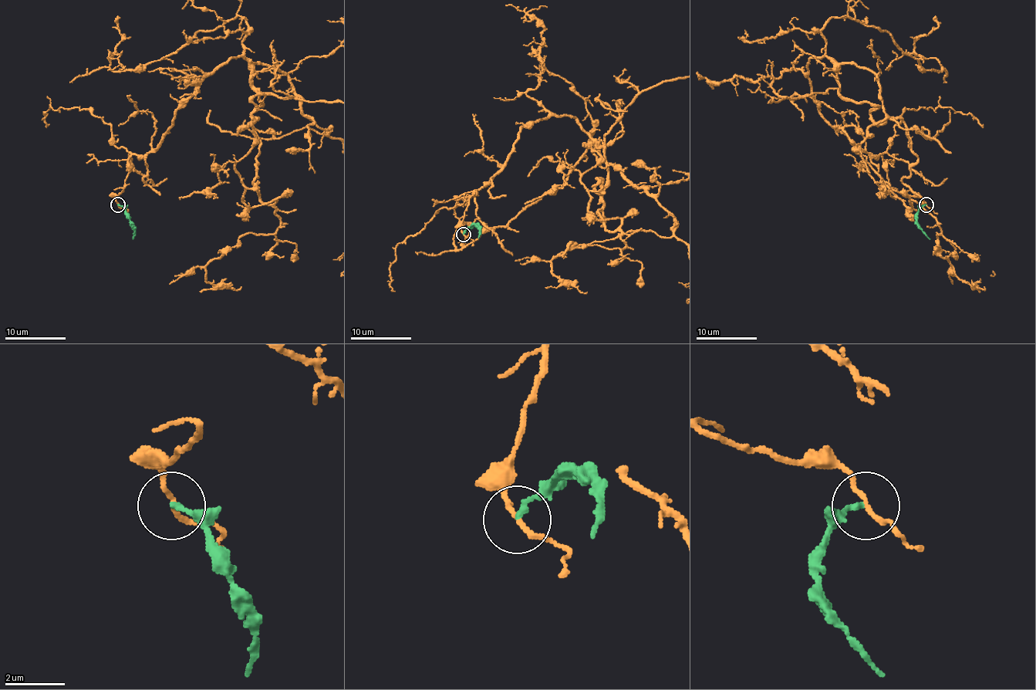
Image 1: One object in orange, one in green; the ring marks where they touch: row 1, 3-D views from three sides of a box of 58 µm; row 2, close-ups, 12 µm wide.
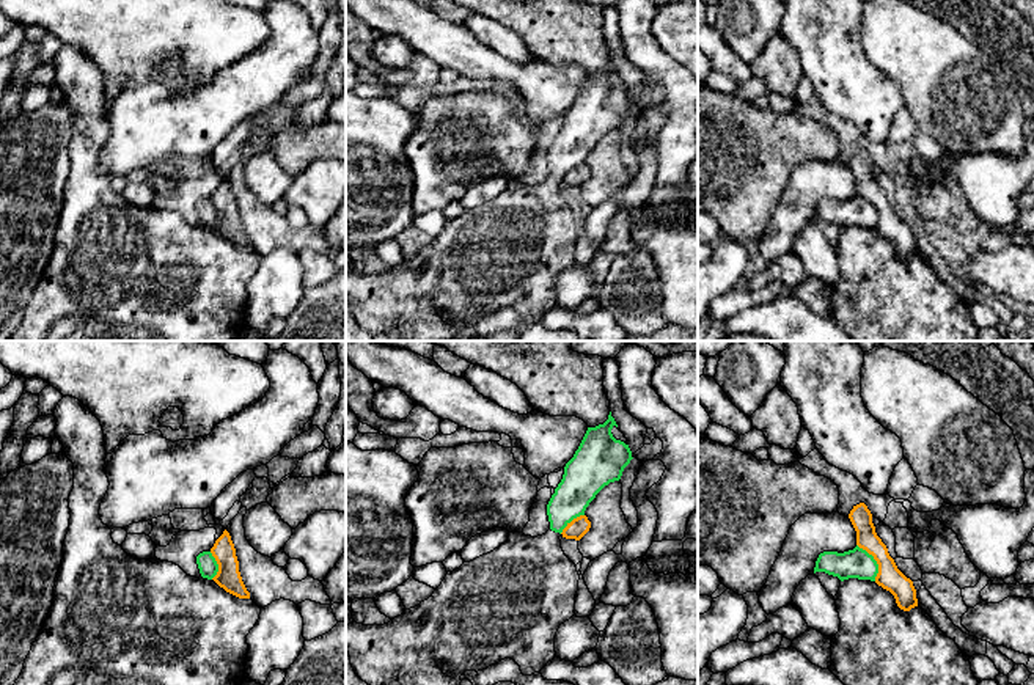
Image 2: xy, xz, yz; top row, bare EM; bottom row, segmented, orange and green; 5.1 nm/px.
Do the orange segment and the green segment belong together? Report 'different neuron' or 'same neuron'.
different neuron

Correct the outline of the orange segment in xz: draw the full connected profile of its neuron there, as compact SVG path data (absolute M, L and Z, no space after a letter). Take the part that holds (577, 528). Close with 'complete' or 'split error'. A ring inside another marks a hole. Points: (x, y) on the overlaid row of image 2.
M580 515L574 518L567 526L563 529L563 537L580 540L591 528L591 522L586 515Z | complete

